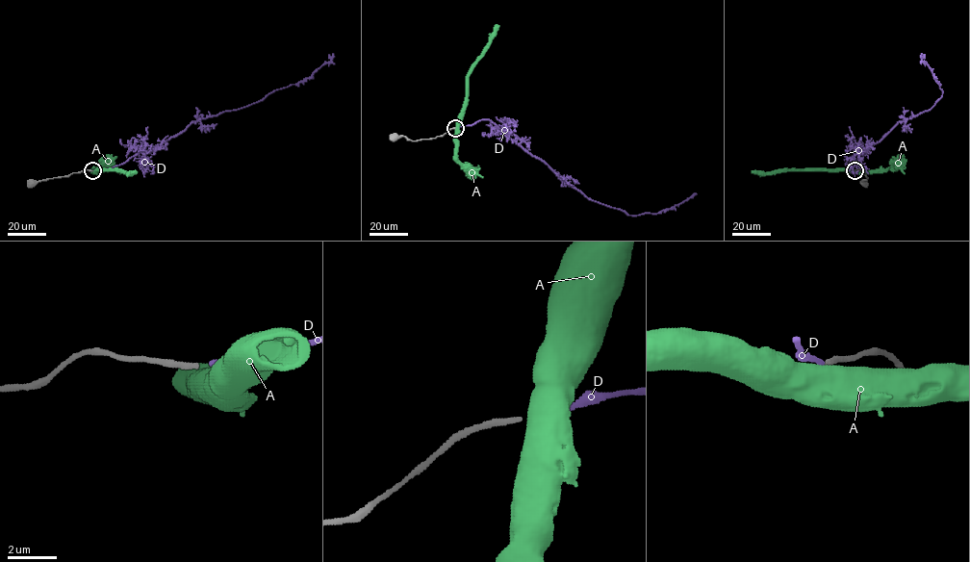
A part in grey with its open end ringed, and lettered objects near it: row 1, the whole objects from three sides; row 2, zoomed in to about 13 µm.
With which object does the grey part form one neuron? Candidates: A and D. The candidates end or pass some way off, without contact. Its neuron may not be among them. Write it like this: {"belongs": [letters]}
{"belongs": ["D"]}

